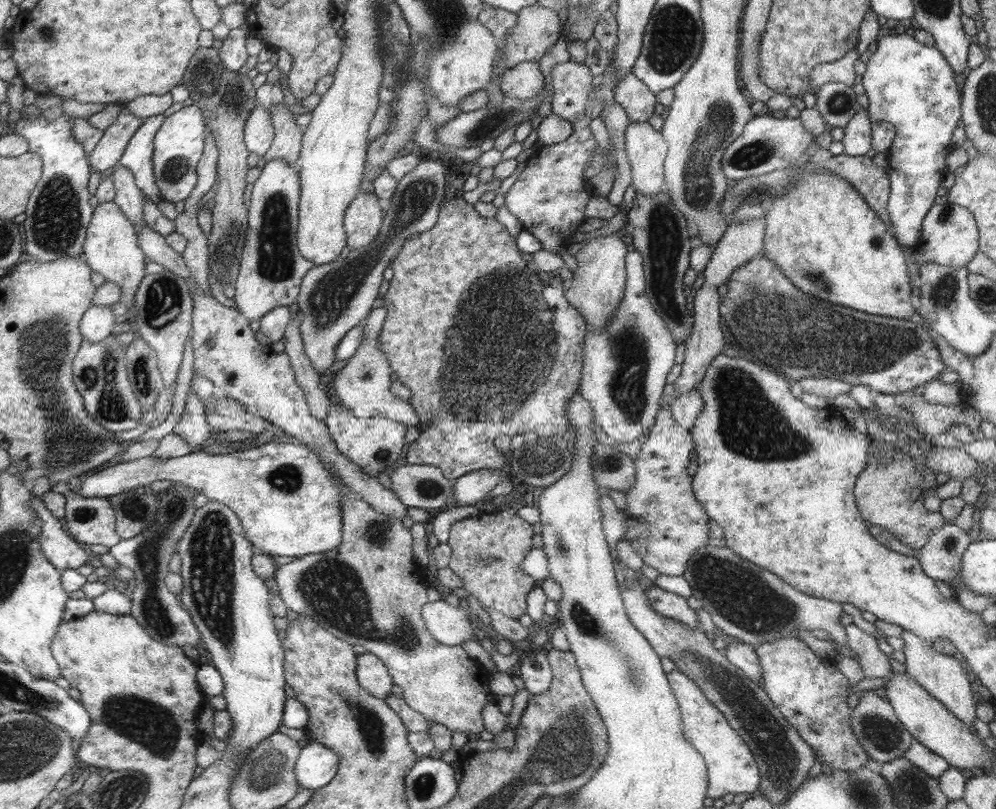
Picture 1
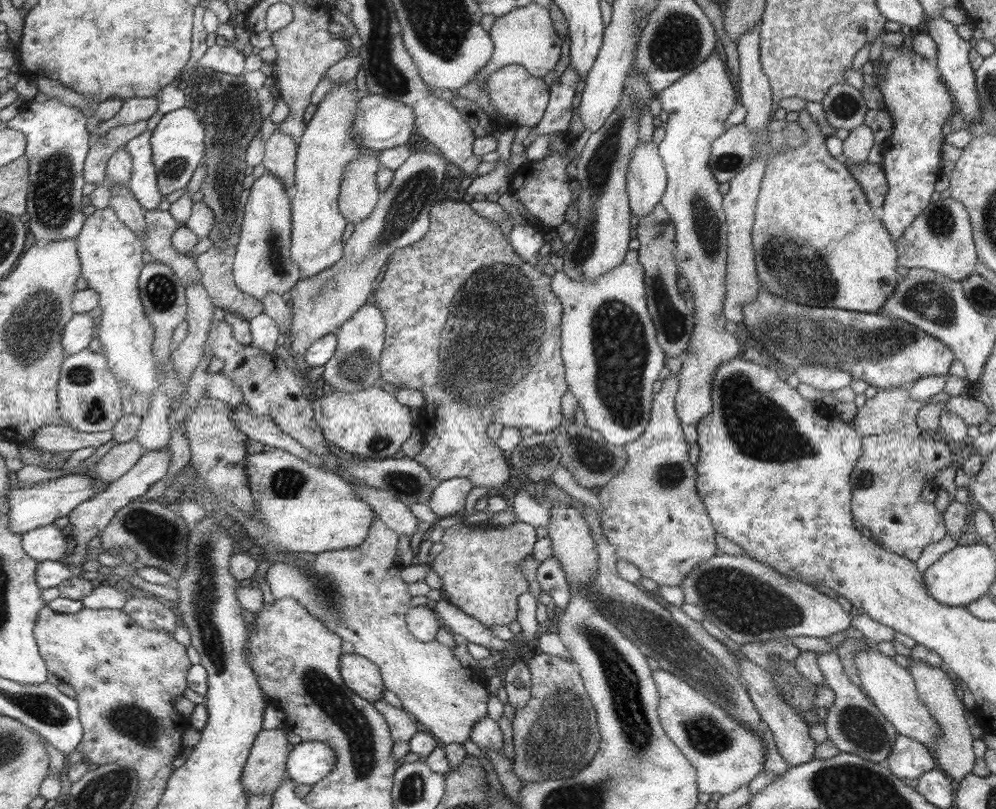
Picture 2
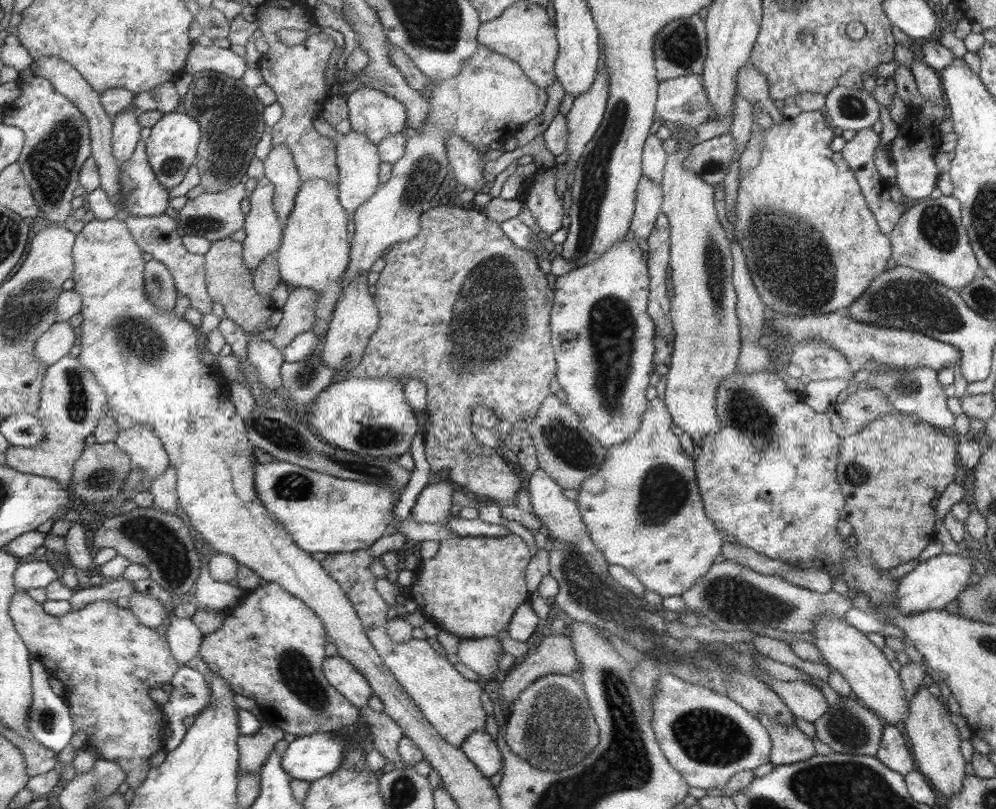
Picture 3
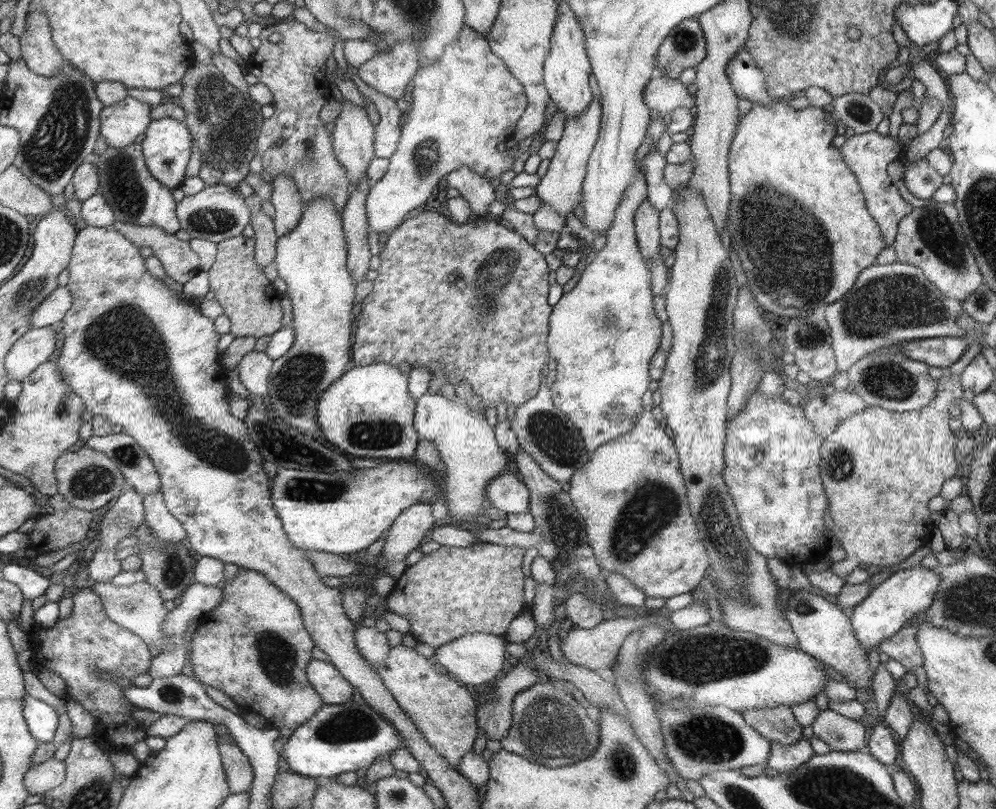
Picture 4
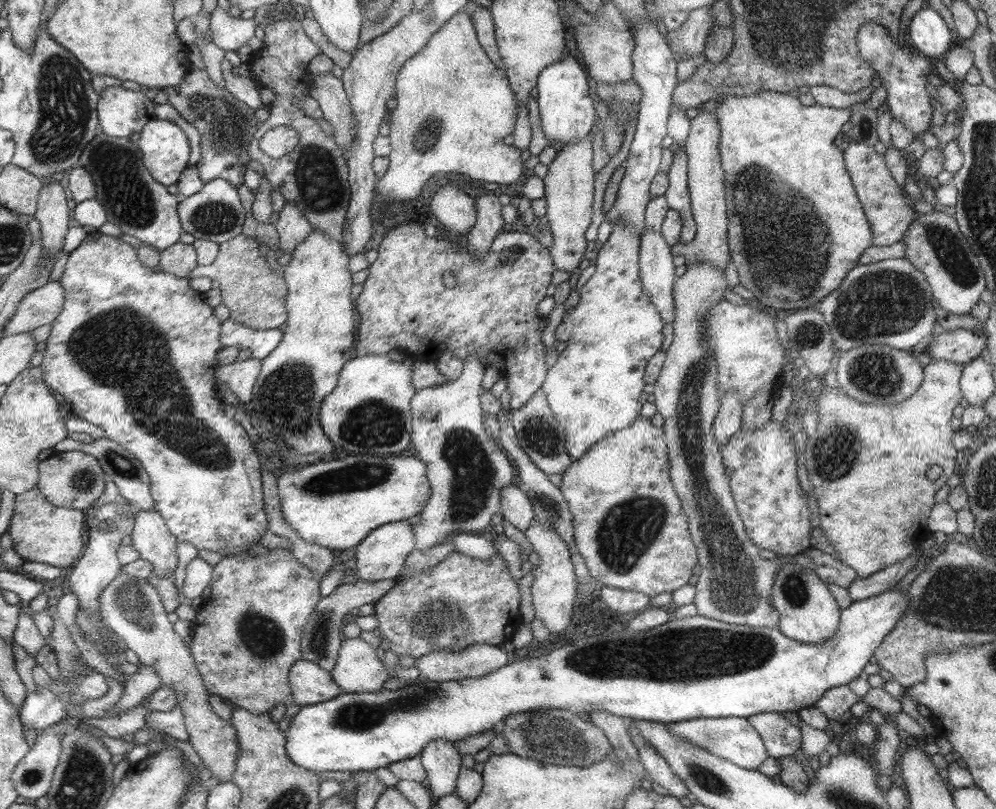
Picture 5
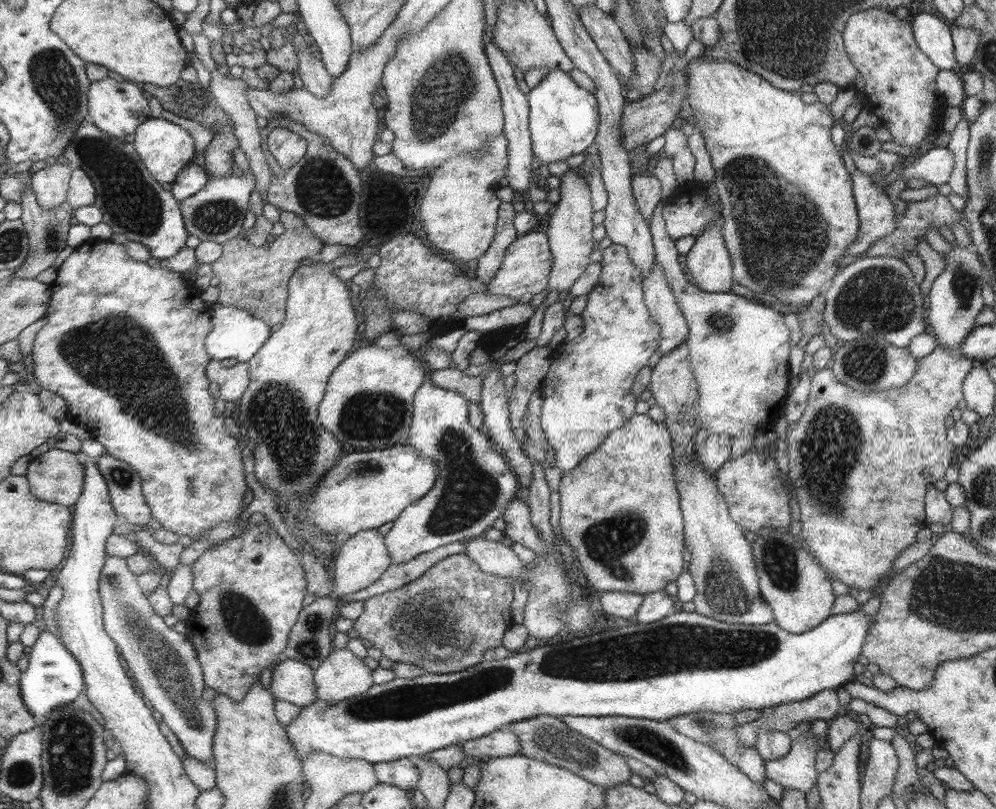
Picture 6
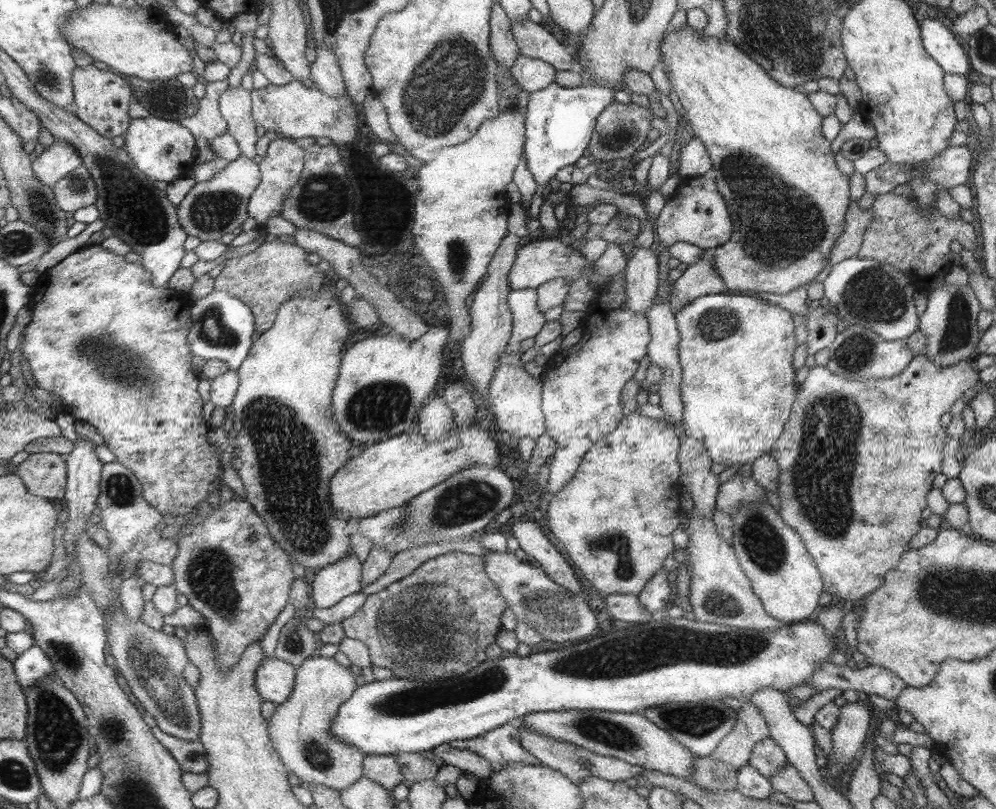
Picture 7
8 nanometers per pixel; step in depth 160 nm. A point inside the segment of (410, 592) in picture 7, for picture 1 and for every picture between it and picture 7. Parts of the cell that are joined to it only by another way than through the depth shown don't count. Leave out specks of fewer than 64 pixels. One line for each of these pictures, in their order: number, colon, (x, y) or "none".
1: (487, 550)
2: (479, 566)
3: (470, 588)
4: (450, 592)
5: (460, 601)
6: (433, 622)

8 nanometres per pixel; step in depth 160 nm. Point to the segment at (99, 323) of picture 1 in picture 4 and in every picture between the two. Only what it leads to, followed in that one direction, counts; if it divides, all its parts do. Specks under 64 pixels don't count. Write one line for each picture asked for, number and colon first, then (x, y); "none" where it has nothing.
2: (79, 333)
3: (55, 344)
4: (38, 345)

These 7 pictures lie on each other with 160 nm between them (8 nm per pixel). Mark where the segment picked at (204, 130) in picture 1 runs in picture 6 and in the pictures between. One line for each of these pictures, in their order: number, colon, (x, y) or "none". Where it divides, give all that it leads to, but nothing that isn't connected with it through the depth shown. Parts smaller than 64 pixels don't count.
2: (179, 142)
3: (173, 144)
4: (168, 143)
5: (166, 148)
6: (166, 148)

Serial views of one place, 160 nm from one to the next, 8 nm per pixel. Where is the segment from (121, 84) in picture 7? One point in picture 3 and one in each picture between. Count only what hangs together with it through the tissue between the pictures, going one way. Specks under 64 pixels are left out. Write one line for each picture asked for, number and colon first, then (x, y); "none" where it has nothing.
3: (127, 130)
4: (121, 123)
5: (123, 112)
6: (119, 108)

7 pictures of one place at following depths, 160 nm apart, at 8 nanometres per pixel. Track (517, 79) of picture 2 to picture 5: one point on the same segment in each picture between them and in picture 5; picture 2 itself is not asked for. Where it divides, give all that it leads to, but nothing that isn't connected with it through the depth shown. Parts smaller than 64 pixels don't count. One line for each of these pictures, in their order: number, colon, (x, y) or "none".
3: (491, 98)
4: (462, 105)
5: (454, 106)

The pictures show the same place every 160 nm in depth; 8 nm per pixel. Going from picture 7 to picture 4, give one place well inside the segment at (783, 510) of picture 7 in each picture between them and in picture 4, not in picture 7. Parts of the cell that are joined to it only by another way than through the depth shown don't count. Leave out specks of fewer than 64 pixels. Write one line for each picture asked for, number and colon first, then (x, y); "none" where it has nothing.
4: (903, 457)
5: (866, 462)
6: (856, 459)

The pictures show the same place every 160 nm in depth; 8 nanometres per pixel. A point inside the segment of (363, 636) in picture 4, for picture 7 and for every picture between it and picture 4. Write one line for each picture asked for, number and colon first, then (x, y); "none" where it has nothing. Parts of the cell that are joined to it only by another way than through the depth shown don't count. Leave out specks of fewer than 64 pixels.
5: (357, 668)
6: (341, 675)
7: (298, 728)

